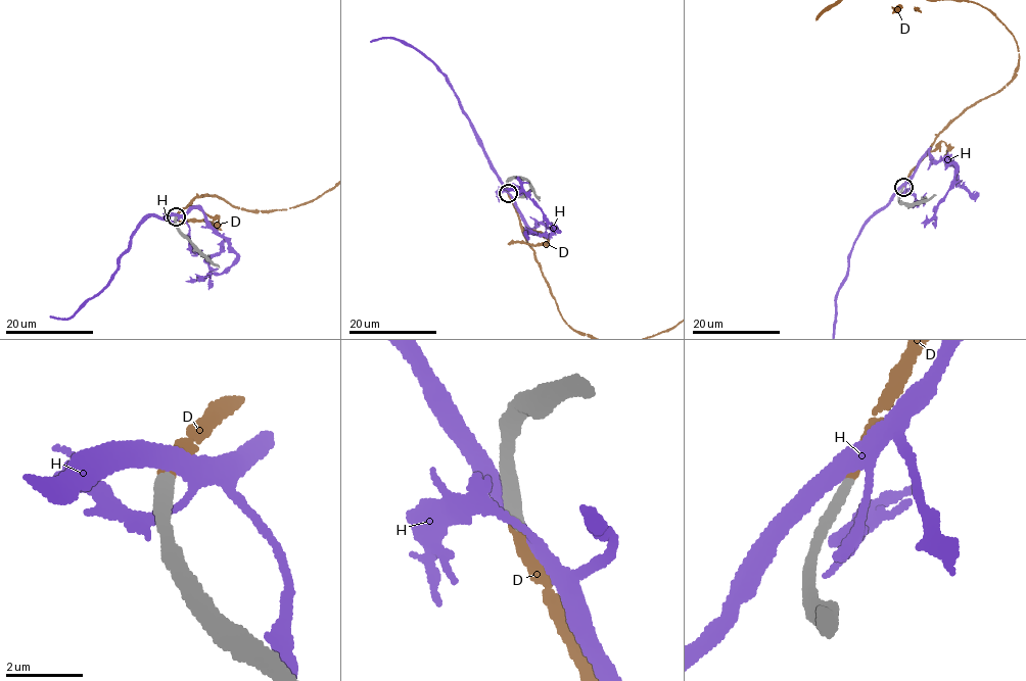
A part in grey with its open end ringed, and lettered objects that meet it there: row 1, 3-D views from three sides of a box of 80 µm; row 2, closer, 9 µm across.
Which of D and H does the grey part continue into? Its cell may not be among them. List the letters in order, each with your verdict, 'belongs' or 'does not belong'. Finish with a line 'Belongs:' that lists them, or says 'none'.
D: belongs
H: does not belong
Belongs: D

